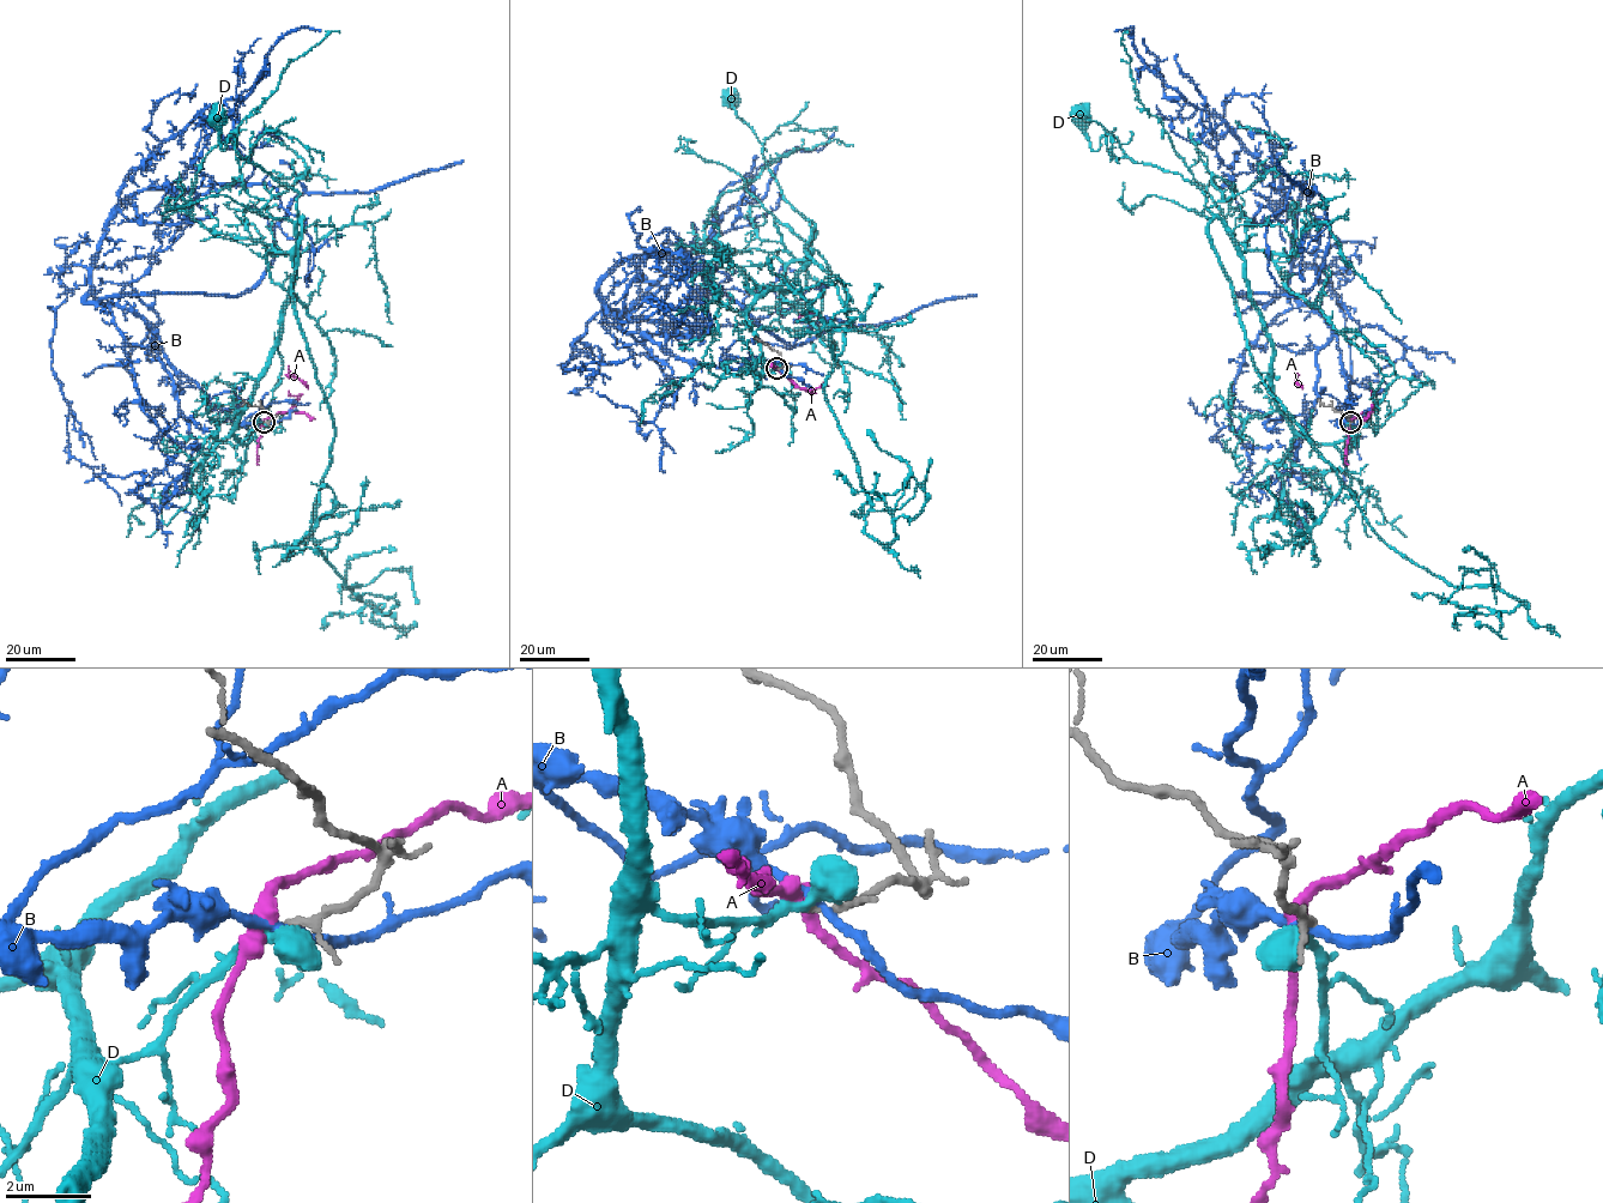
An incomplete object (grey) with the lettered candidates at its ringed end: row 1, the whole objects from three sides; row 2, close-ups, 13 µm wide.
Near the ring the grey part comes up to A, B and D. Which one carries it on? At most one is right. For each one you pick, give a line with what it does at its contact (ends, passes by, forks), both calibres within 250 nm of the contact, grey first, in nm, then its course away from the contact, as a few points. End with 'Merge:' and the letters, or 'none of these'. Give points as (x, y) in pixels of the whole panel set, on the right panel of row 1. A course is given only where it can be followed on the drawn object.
D: It passes by. Thickness 160 nm (grey) against 440 nm. Its course: (1350, 422), (1330, 443), (1294, 429), (1229, 229), (1195, 183), (1115, 158), (1102, 137), (1094, 150), (1081, 122)
Merge: D

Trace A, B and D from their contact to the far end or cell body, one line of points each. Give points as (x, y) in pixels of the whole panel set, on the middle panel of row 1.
A: (776, 368), (802, 388), (818, 388), (823, 384), (822, 321), (814, 314), (802, 312)
B: (779, 368), (670, 355), (624, 331), (599, 282), (629, 259), (678, 259), (787, 349), (975, 294)
D: (778, 368), (766, 369), (746, 312), (767, 291), (786, 291), (805, 267), (812, 222), (784, 198), (731, 100)

